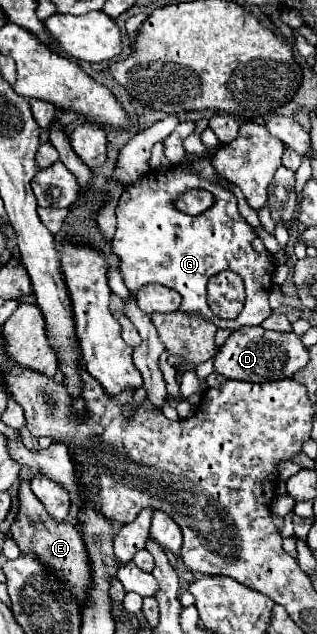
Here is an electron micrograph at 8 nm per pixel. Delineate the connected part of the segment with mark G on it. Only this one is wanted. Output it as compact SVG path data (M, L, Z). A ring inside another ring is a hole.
M175 164L167 170L149 170L141 182L135 182L127 188L127 192L121 194L117 204L117 232L111 244L113 252L119 256L123 280L129 290L137 292L149 282L175 288L183 296L181 310L199 314L221 328L241 330L243 326L261 324L271 314L269 290L275 270L273 256L267 250L255 252L251 246L253 238L253 228L241 218L237 210L237 198L227 188L201 178L193 170L185 170L181 164ZM191 188L203 188L215 196L215 204L199 216L177 212L171 204L181 192ZM221 270L239 272L247 288L247 300L235 320L219 322L207 304L205 286L207 280Z

